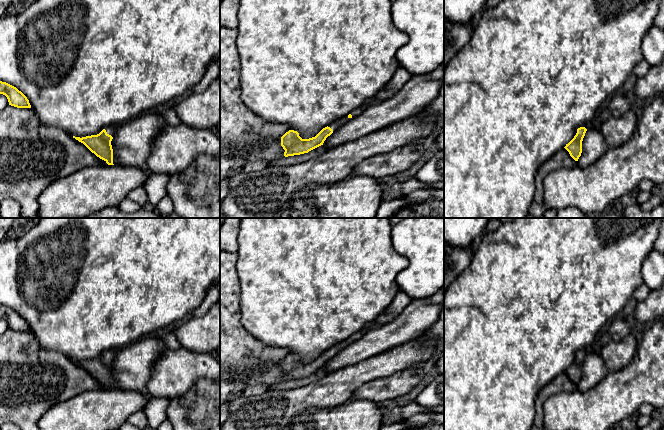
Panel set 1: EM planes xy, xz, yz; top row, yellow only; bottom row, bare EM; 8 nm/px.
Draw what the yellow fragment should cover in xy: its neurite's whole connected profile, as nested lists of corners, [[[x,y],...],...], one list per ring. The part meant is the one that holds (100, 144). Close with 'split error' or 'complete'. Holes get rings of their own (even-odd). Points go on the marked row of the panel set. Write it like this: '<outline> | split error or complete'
[[[118,125],[105,127],[99,134],[86,137],[75,137],[83,143],[92,153],[104,160],[108,165],[113,164],[113,149],[111,141],[117,131]]] | split error

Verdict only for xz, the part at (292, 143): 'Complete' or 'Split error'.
Split error

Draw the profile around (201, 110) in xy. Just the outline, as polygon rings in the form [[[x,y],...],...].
[[[220,77],[201,93],[189,93],[174,107],[181,123],[194,129],[216,129],[220,122]]]

